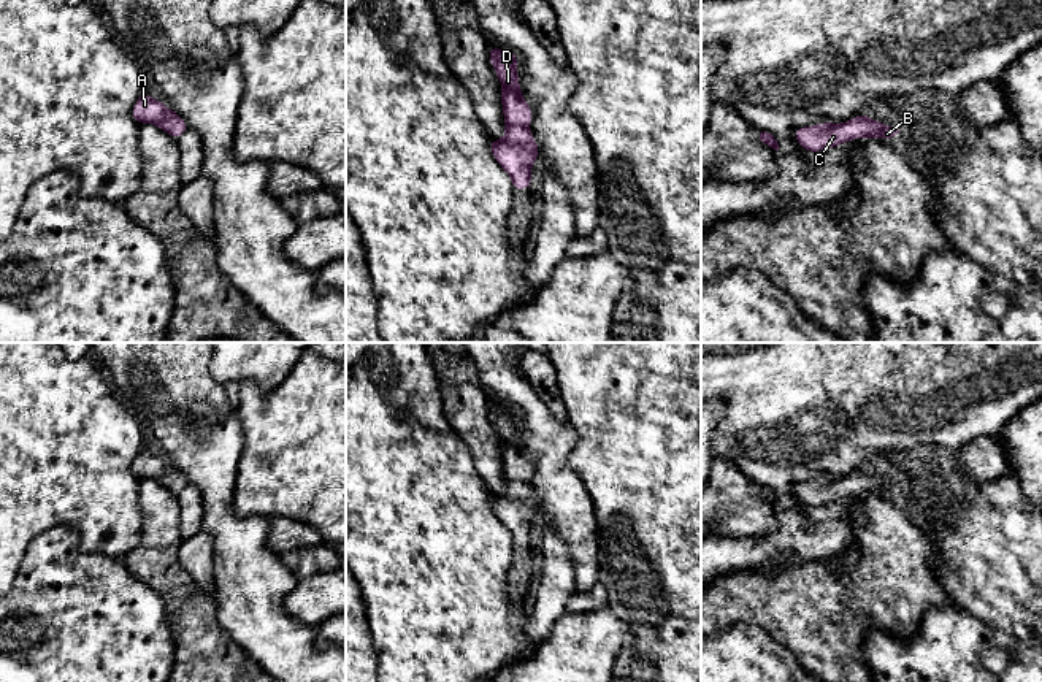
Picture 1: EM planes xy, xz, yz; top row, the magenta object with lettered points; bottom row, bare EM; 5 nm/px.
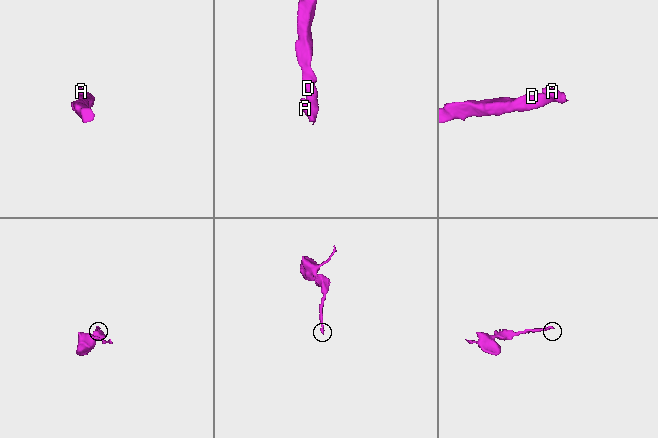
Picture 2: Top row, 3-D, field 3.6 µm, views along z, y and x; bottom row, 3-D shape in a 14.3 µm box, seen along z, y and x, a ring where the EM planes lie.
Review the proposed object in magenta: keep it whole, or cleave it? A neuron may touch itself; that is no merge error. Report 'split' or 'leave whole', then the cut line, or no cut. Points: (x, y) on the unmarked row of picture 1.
leave whole; no cut

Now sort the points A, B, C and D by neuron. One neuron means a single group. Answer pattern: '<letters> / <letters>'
A B C D

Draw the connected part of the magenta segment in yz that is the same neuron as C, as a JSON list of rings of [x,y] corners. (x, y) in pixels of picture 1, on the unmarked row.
[[[858,469],[852,476],[842,479],[822,477],[817,481],[809,481],[796,484],[793,487],[795,495],[807,508],[820,508],[856,493],[885,493],[893,495],[893,492],[901,487],[888,482],[866,469]]]

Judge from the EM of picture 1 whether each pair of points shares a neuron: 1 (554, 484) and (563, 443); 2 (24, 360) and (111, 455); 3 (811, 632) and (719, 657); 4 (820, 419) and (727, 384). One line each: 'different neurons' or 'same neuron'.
1: same neuron
2: same neuron
3: different neurons
4: same neuron

